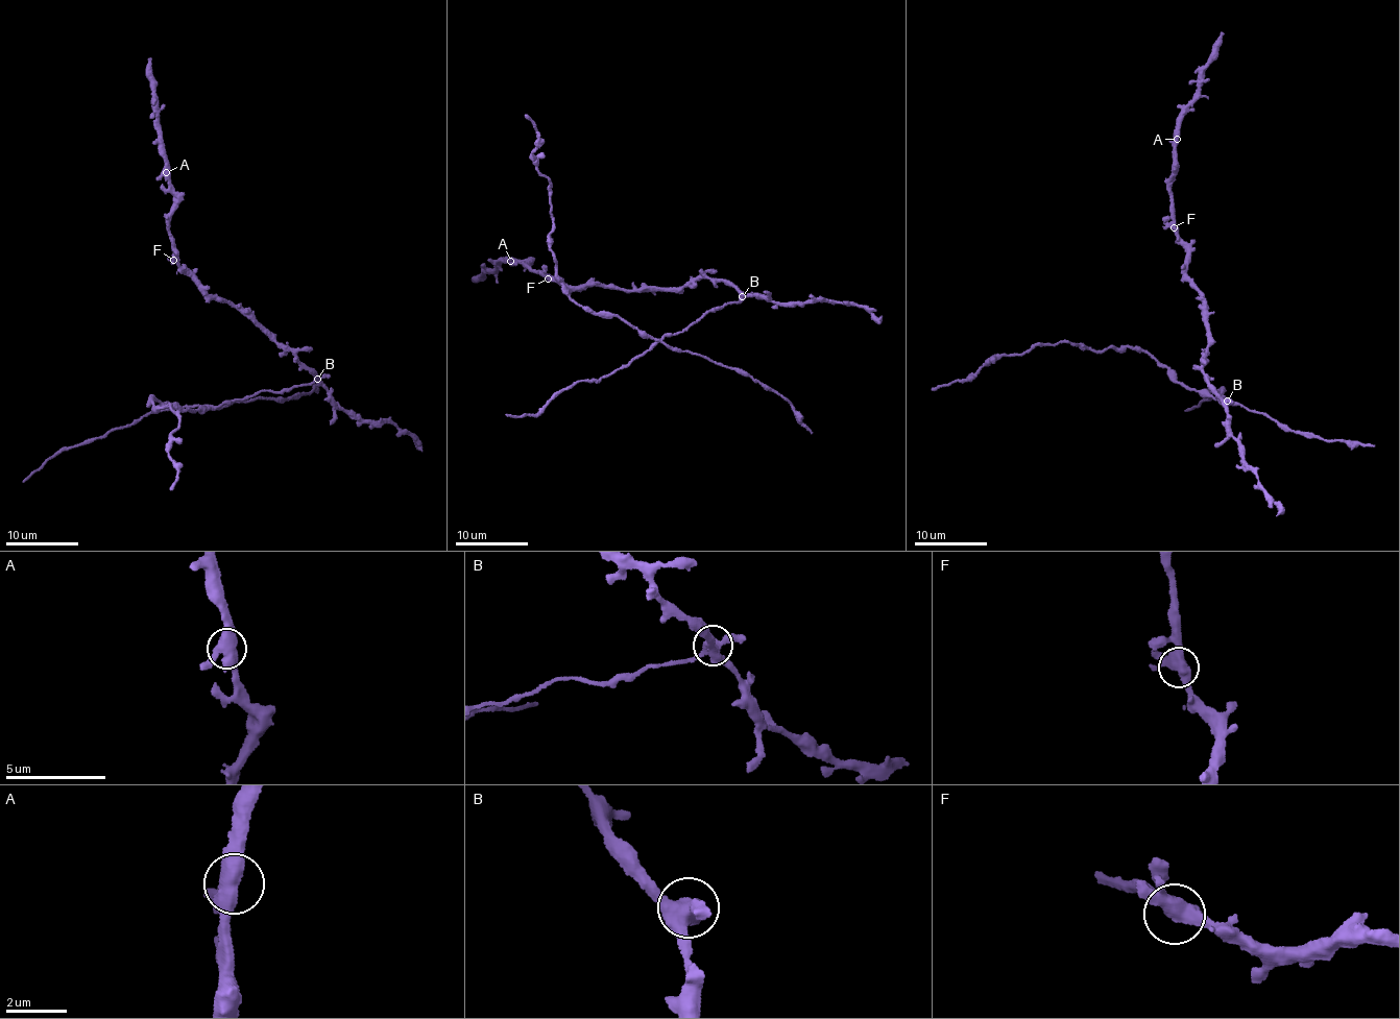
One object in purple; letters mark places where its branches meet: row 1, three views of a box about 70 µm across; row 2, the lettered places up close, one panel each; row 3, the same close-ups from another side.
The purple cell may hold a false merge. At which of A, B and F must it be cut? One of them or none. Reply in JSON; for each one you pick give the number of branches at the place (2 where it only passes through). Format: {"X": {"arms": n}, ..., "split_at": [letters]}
{"B": {"arms": 4}, "split_at": ["B"]}

